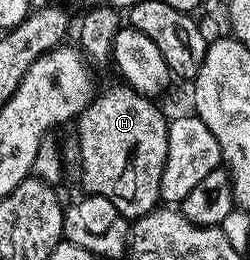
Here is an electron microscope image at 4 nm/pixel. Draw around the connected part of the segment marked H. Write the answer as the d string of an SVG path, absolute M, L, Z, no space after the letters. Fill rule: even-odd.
M127 84L112 86L95 95L91 104L75 119L75 137L80 140L80 172L78 181L84 185L85 195L97 194L105 197L118 208L124 218L135 220L149 214L161 205L160 185L162 168L166 168L166 140L169 119L155 106L155 101L139 94Z

